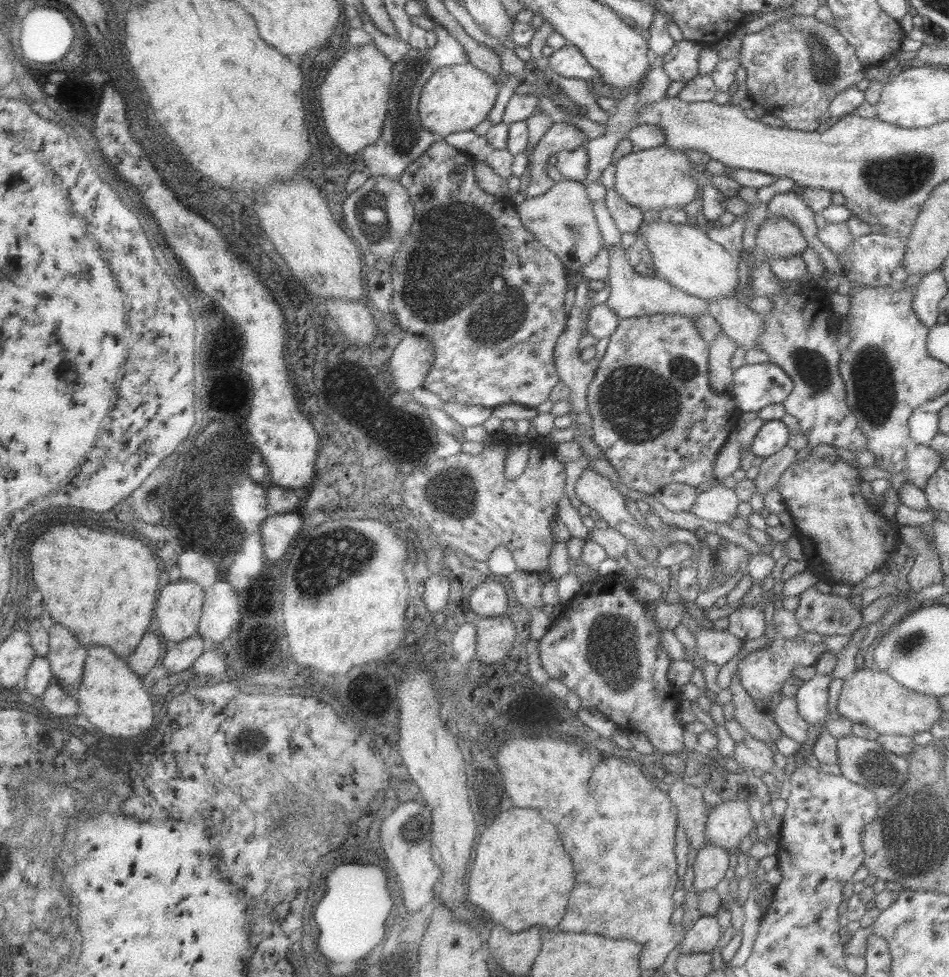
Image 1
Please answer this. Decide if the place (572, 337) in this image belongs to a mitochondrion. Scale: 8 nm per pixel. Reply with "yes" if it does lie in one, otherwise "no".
no

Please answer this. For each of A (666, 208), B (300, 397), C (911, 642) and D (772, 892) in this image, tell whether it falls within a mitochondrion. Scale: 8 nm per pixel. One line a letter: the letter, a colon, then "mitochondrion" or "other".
A: other
B: other
C: mitochondrion
D: other

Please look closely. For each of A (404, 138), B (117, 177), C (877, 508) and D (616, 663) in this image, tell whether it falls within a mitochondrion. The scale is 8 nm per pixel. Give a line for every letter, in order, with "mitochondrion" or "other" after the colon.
A: mitochondrion
B: other
C: other
D: mitochondrion

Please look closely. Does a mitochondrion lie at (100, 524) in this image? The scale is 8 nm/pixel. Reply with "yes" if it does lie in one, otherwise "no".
no

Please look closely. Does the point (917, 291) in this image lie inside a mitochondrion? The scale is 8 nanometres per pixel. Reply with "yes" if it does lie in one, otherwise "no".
no

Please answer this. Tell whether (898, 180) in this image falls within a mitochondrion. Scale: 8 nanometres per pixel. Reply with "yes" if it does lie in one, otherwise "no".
yes

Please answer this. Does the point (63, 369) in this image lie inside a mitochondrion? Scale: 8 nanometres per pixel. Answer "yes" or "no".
no

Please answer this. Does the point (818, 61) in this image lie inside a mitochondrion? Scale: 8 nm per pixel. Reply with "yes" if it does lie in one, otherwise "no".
yes

